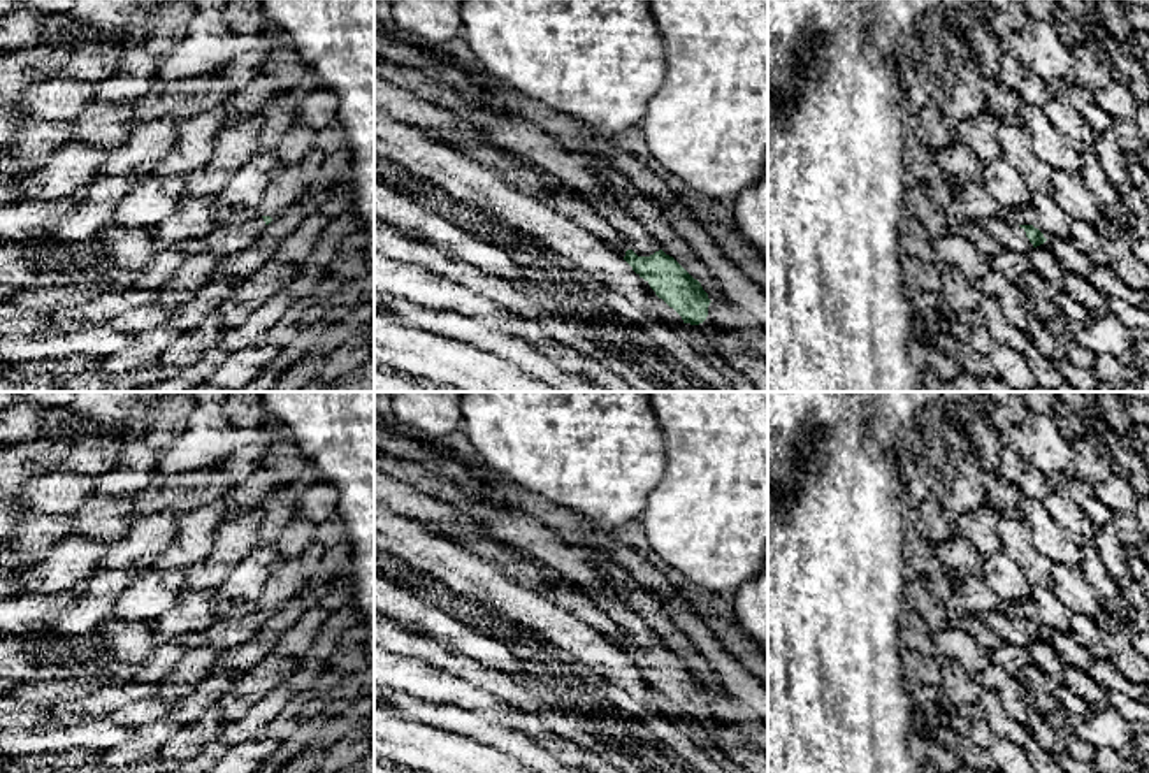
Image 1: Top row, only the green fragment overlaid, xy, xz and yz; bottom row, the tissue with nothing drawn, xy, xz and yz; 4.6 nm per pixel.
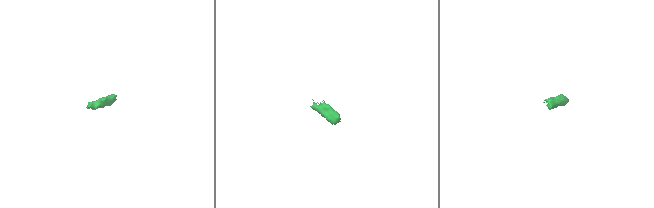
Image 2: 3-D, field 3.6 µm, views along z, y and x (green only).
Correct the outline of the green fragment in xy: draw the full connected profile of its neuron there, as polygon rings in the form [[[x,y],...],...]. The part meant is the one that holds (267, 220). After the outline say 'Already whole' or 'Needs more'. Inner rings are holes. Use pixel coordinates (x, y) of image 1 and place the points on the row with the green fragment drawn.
[[[258,216],[235,227],[216,227],[204,237],[184,241],[179,249],[184,255],[214,255],[220,258],[230,253],[249,249],[255,239],[272,221],[271,216]]]. Needs more

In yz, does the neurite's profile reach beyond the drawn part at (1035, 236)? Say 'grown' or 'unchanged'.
grown

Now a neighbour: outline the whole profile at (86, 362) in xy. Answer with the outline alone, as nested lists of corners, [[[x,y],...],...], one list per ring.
[[[95,355],[49,357],[32,358],[25,362],[0,362],[2,376],[30,376],[39,378],[51,374],[53,378],[81,374],[86,371],[102,371],[102,358]]]

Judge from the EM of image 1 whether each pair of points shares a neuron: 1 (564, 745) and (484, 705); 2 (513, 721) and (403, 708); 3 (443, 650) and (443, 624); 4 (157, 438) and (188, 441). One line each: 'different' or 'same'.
1: same
2: different
3: different
4: different

